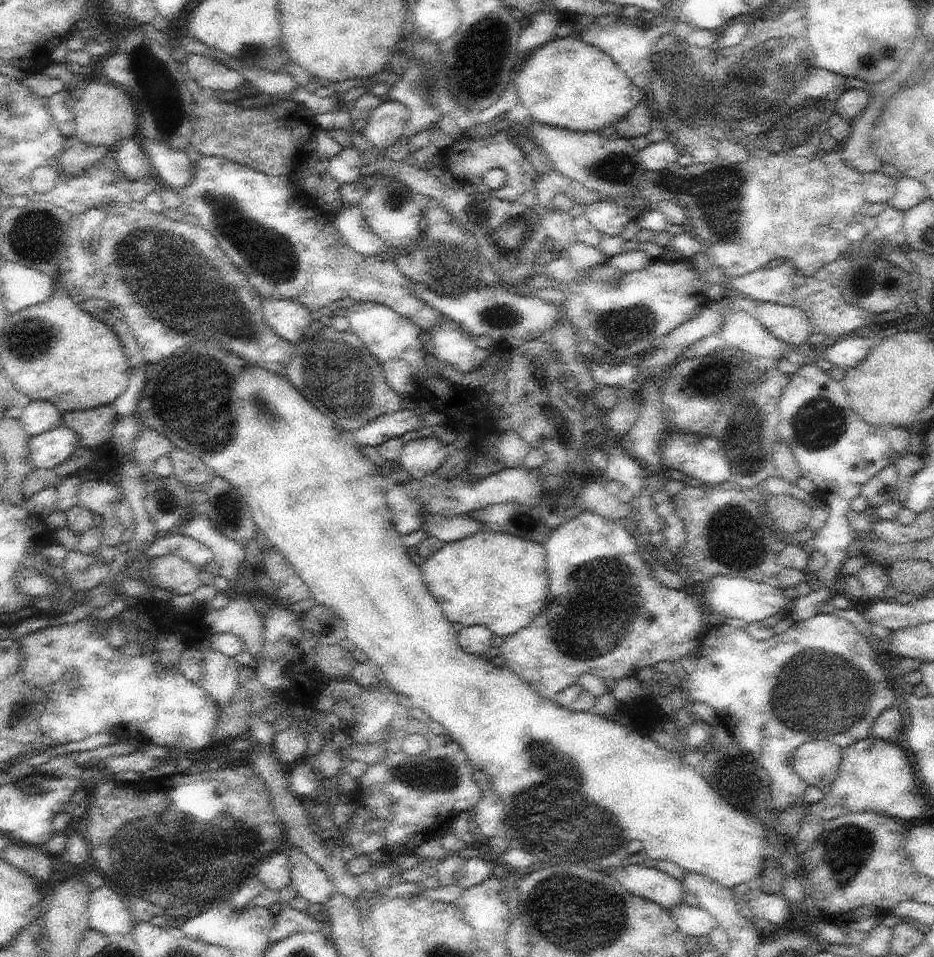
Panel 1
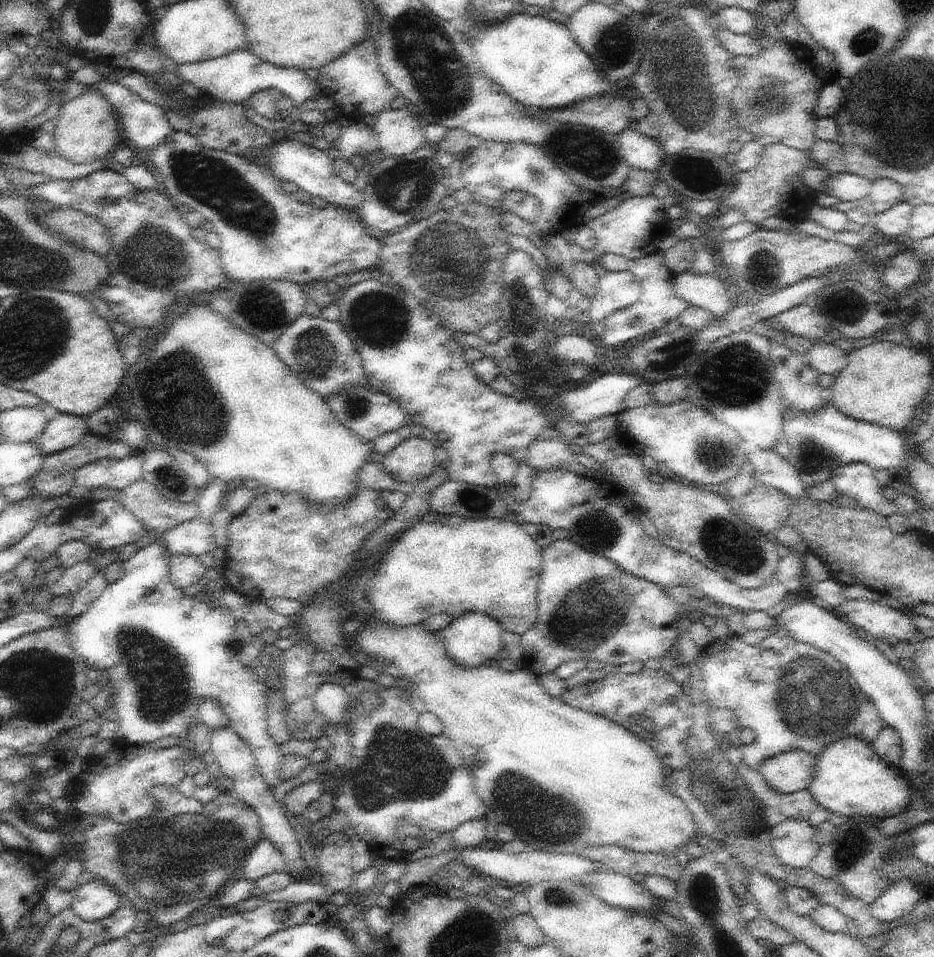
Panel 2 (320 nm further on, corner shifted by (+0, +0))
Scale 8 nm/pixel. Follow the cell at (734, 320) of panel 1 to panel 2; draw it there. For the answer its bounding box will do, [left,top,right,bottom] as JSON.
[674,269,736,318]

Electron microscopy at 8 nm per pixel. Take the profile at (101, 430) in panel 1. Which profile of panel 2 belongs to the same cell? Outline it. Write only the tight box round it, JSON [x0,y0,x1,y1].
[33,413,89,456]

